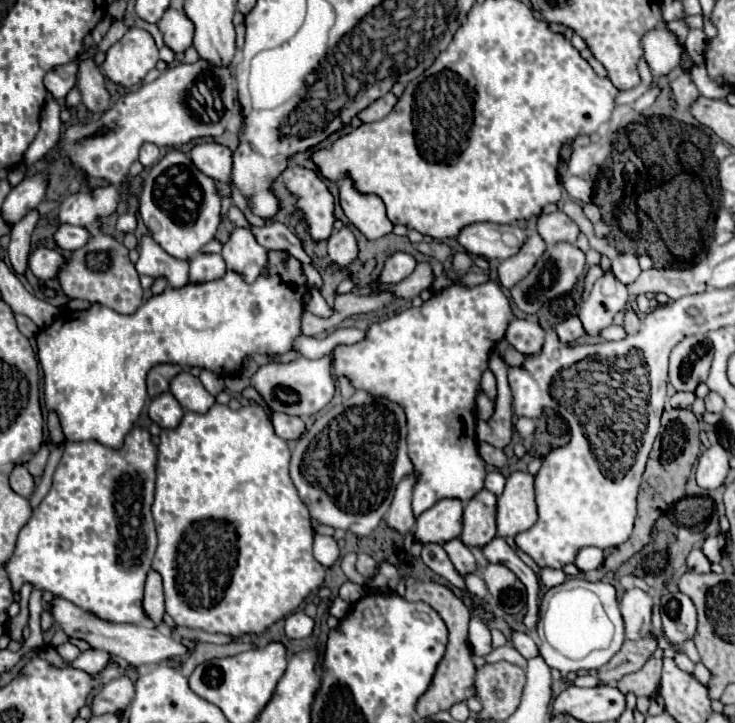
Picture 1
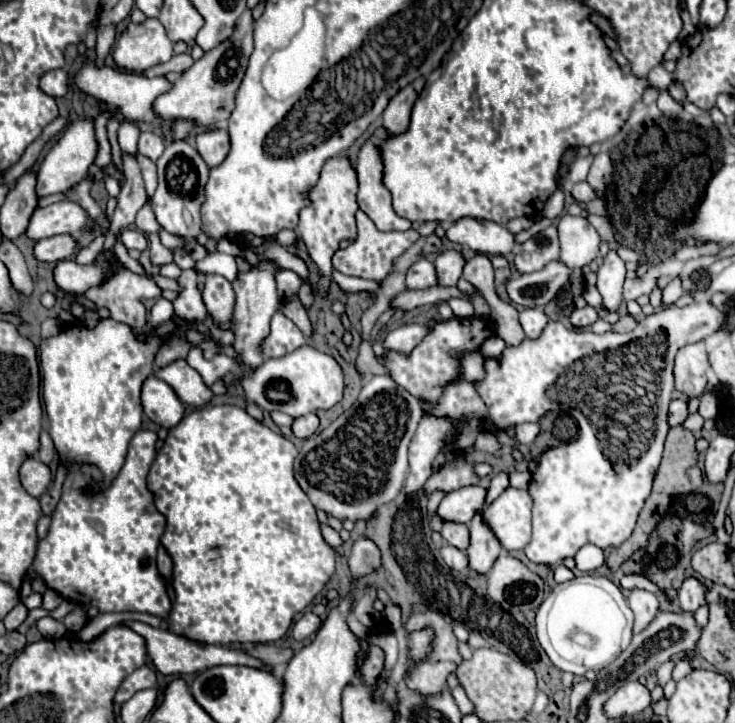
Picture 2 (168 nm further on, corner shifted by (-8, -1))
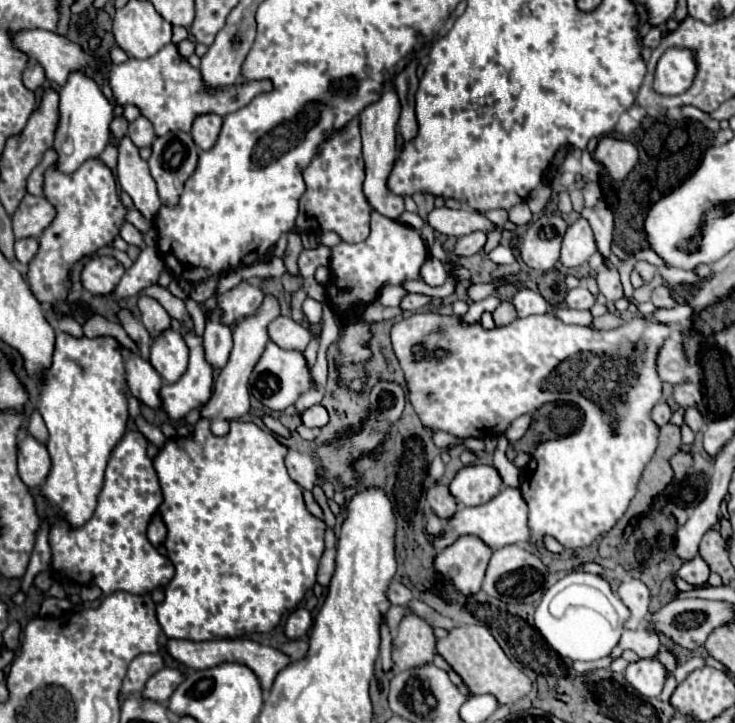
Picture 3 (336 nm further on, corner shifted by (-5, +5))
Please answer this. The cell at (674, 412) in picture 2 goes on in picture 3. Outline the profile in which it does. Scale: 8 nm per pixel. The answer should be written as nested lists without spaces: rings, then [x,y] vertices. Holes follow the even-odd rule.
[[[658,403],[658,405],[652,409],[652,421],[654,421],[658,427],[666,425],[666,423],[670,421],[670,417],[672,417],[672,411],[670,411],[670,407],[668,407],[666,403]]]

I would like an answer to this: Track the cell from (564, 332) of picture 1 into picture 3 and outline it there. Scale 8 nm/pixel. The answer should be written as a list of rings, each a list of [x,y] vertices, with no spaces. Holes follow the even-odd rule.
[[[582,285],[582,287],[576,287],[576,289],[570,289],[570,291],[568,291],[566,303],[568,303],[568,307],[572,307],[572,309],[590,309],[590,307],[596,303],[596,299],[594,299],[594,295]]]

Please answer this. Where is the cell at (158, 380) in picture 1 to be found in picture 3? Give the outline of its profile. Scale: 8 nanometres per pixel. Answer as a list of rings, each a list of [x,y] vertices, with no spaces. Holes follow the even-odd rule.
[[[140,295],[138,309],[142,313],[142,319],[140,321],[144,323],[144,327],[148,329],[148,333],[152,337],[156,337],[158,333],[162,333],[164,329],[170,327],[170,321],[172,321],[170,315],[166,313],[166,309],[156,299],[152,299],[148,295]]]

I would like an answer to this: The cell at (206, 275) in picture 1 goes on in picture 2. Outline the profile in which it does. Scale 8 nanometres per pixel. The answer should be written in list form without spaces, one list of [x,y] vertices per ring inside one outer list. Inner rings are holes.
[[[205,275],[203,277],[203,301],[207,311],[217,319],[221,327],[229,327],[233,317],[233,285],[221,275]]]

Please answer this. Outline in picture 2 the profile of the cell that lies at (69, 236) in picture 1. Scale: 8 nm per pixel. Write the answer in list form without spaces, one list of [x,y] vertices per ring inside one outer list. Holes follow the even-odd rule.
[[[53,235],[49,239],[41,239],[35,245],[35,257],[39,261],[63,261],[75,255],[77,239],[73,235]]]

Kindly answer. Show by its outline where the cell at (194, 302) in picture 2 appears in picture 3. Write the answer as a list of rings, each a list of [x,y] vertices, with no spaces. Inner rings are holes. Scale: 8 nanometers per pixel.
[[[182,327],[180,333],[190,347],[190,363],[186,373],[176,383],[166,383],[160,389],[160,409],[170,421],[184,419],[192,409],[200,409],[212,393],[212,367],[204,359],[202,339],[192,329]]]

